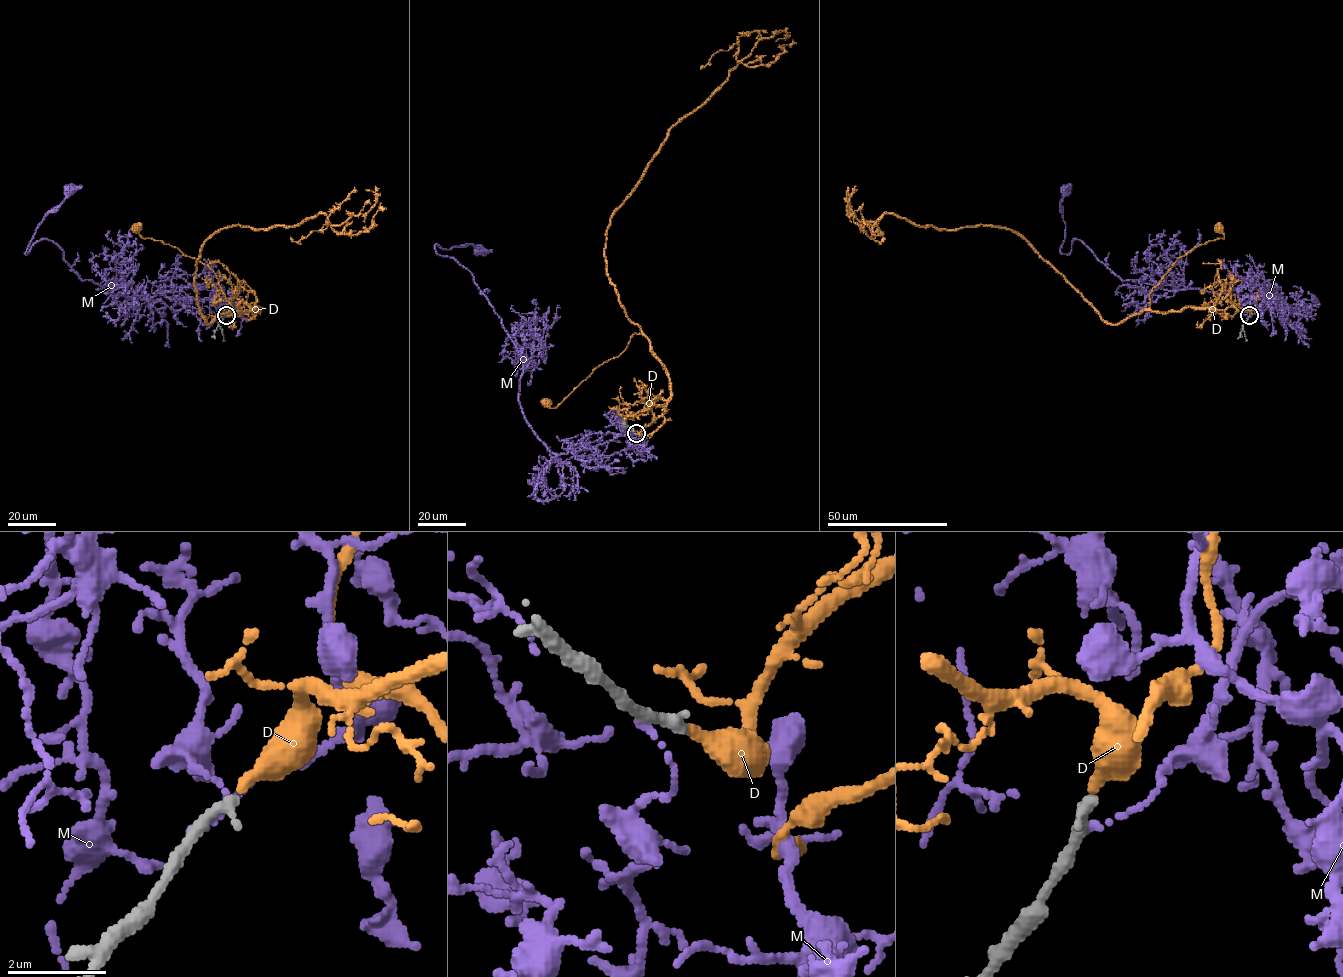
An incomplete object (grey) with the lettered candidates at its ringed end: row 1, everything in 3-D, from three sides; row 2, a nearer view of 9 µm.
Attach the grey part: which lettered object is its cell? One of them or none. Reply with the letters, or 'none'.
D

